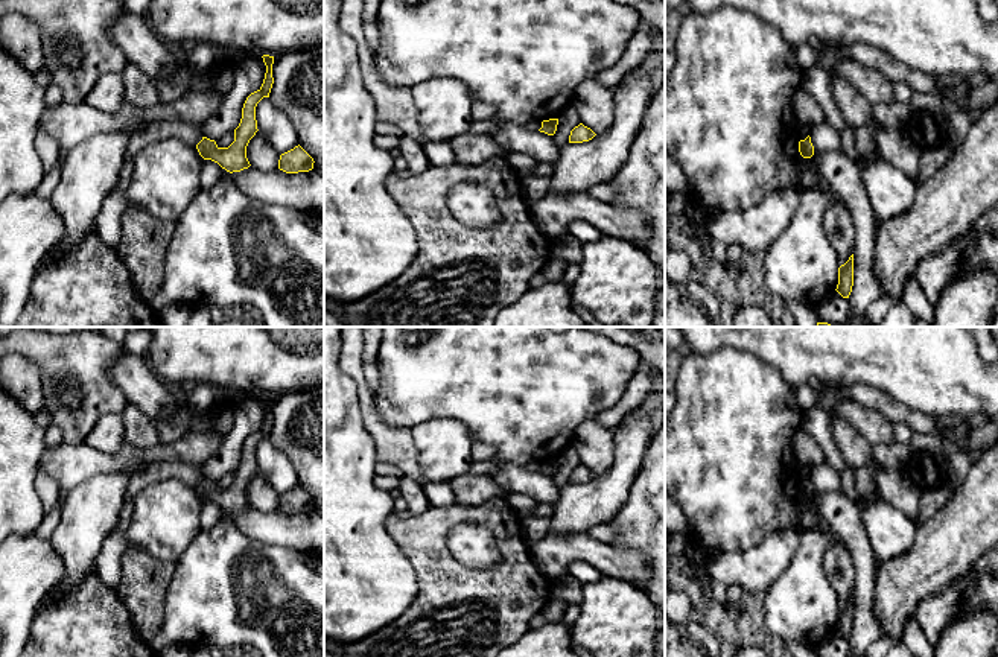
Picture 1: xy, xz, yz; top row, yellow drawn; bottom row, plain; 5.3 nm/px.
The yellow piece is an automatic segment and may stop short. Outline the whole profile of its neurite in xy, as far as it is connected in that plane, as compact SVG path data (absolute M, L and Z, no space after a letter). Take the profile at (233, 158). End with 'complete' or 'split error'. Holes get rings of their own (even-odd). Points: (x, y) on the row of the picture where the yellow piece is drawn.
M263 55L262 58L266 65L265 79L262 87L257 91L251 93L243 103L240 123L234 129L234 141L228 148L219 148L215 140L202 137L202 140L196 144L196 149L204 160L218 163L230 173L240 172L251 166L246 158L246 146L259 131L256 120L256 106L263 97L269 97L274 84L274 56Z; complete

